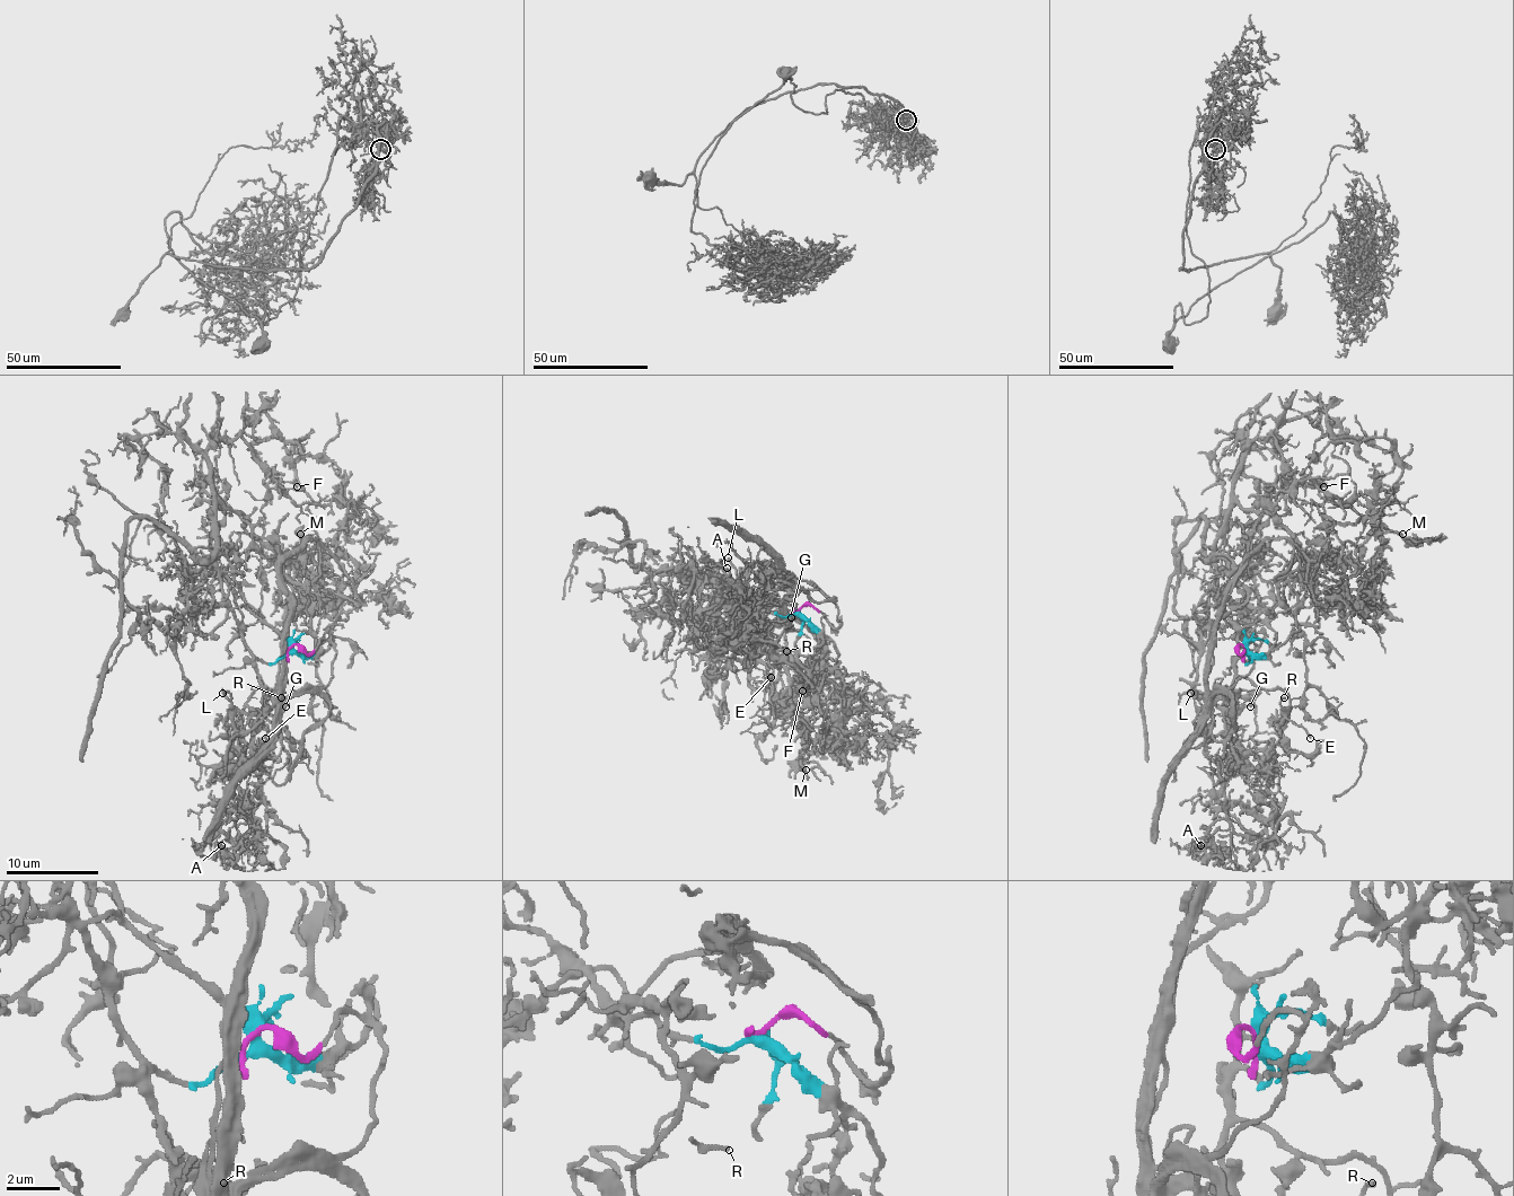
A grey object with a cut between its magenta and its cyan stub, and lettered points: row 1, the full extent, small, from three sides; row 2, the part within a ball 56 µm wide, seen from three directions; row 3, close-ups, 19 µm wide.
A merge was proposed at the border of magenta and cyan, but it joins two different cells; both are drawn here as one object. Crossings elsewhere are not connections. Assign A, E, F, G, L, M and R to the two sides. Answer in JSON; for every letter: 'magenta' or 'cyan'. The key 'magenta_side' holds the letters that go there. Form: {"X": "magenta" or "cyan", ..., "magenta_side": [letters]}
{"A": "magenta", "E": "cyan", "F": "cyan", "G": "cyan", "L": "cyan", "M": "cyan", "R": "cyan", "magenta_side": ["A"]}

